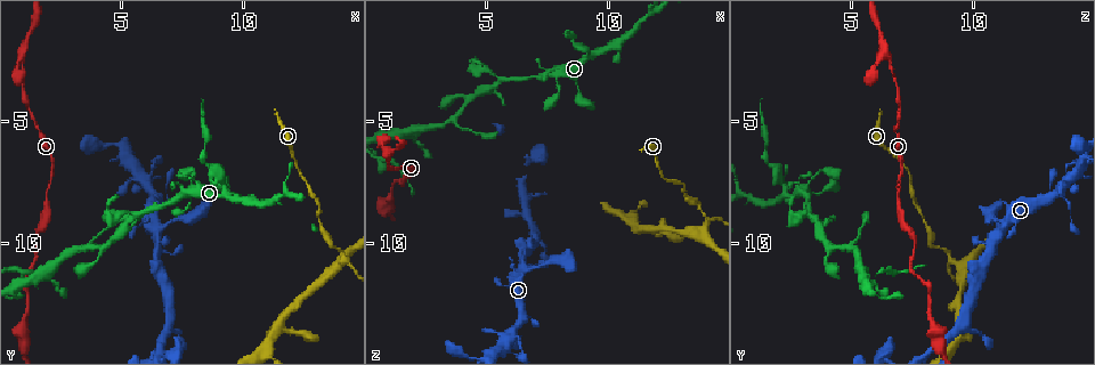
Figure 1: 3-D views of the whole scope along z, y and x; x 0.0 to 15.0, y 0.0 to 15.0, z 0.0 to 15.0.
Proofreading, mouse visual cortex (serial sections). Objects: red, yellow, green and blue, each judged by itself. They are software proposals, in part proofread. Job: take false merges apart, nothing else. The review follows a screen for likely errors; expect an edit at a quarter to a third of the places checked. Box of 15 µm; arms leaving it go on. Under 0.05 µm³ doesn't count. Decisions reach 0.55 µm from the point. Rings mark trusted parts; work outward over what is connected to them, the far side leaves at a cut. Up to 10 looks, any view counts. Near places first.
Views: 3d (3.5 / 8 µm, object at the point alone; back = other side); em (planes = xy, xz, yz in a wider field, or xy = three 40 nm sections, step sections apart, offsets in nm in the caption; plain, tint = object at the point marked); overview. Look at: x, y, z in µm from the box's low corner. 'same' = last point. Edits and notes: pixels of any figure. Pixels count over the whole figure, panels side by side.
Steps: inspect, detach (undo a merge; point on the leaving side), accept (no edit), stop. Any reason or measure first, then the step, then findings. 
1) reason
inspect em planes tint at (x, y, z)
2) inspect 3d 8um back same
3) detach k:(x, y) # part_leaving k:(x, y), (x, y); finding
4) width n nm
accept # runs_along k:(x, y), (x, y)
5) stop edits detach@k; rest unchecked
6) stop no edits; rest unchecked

two arms in line, one across
inspect 3d 3.5um at (13.9, 10.2, 8.7)

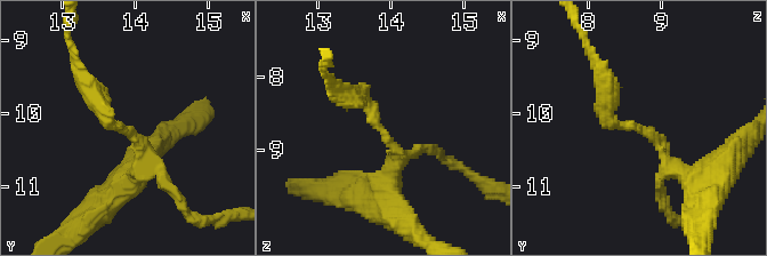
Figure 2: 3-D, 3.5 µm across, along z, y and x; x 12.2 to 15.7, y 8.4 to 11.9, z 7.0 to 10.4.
arms 3; arm_widths 150, 200, 300 nm
inspect em xy step 2 plain at (13.80, 10.15, 8.70)

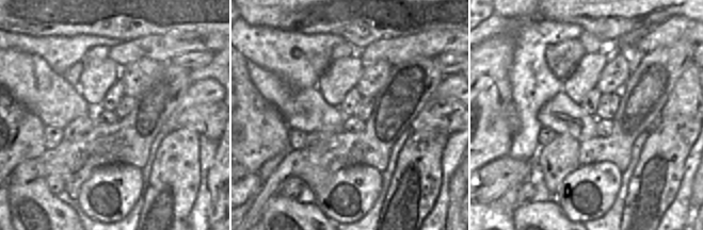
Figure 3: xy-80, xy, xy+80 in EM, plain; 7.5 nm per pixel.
where the object lies
inspect em xy step 2 tint same

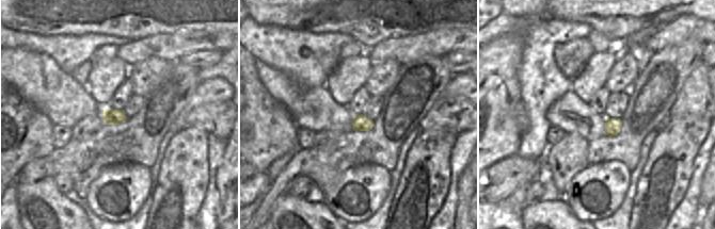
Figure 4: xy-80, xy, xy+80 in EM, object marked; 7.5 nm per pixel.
width 120 nm
detach 2:(371, 176) # part_leaving 2:(393, 154), (372, 192), (337, 189); a second cell is stuck on

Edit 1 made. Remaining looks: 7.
three arms meet
inspect 3d 3.5um at (5.7, 8.8, 3.2)

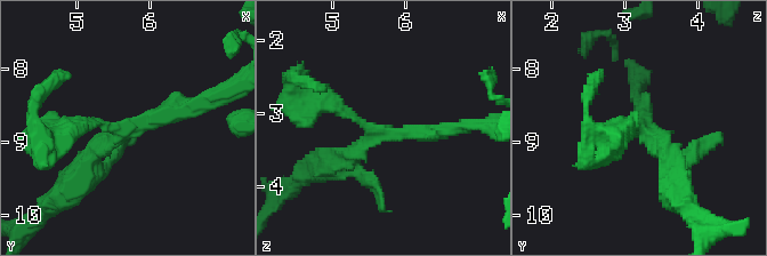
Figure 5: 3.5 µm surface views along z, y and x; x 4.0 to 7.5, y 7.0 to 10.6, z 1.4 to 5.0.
arms 3; arm_widths 250, 250, 250 nm
inspect em planes tint at (5.60, 8.80, 3.25)

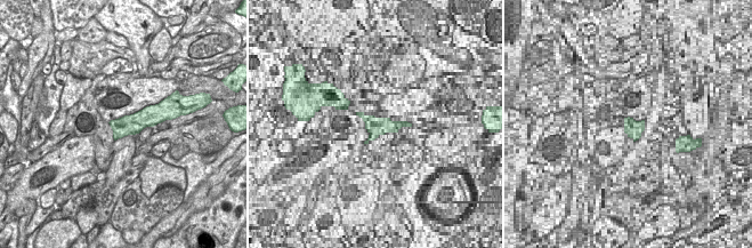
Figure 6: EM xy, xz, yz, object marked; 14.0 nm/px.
inspect em xy step 2 tint same

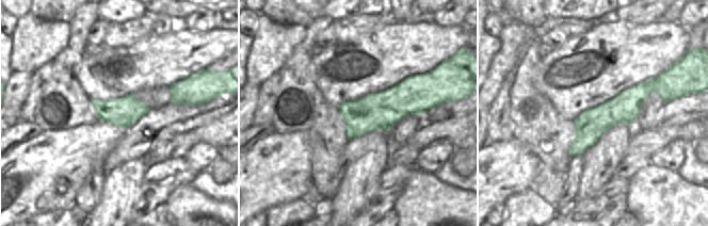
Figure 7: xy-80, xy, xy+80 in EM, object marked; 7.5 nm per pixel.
accept # runs_along 7:(664, 92), (645, 89), (572, 154); continuous, no second cell

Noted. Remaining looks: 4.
side arm on a straight run
inspect em xy step 1 tint at (3.6, 10.2, 4.8)

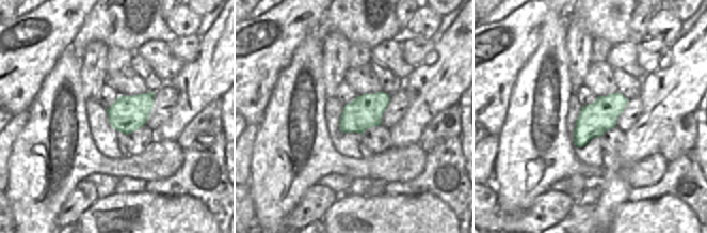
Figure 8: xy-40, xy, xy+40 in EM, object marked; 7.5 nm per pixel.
inspect 3d 3.5um same

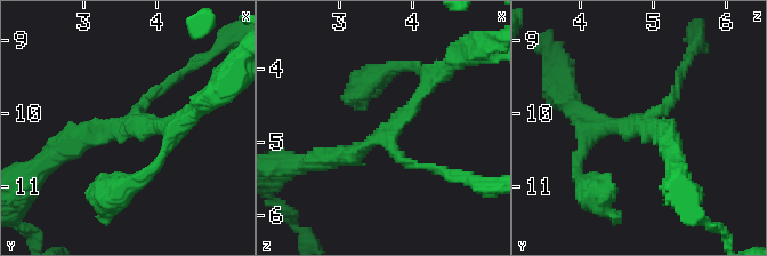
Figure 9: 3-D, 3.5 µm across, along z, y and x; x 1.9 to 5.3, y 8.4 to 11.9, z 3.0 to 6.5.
arm_widths 150, 200, 250 nm
accept # runs_along 9:(441, 71), (374, 141), (325, 158); one cell here

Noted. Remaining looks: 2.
thin neck
inspect 3d 3.5um at (9.1, 7.4, 2.3)

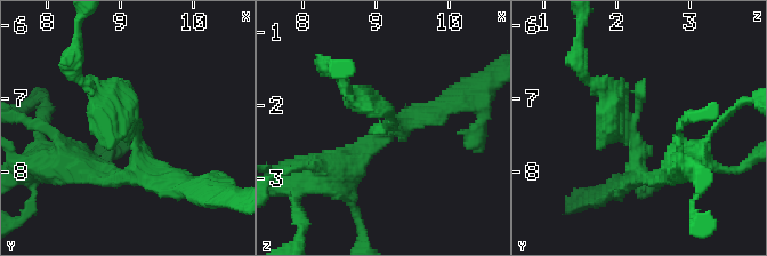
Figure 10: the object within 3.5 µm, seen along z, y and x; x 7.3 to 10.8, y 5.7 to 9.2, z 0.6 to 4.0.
inspect em xy step 1 tint at (9.20, 7.40, 2.20)

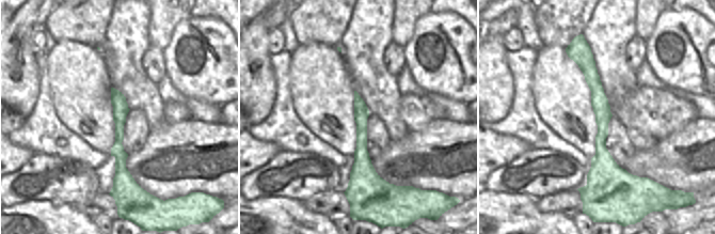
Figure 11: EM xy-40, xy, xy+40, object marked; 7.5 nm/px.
accept # runs_along 11:(585, 47), (602, 109), (591, 187); continuous, no second cell

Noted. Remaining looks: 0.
stop edits detach@2; rest unchecked

